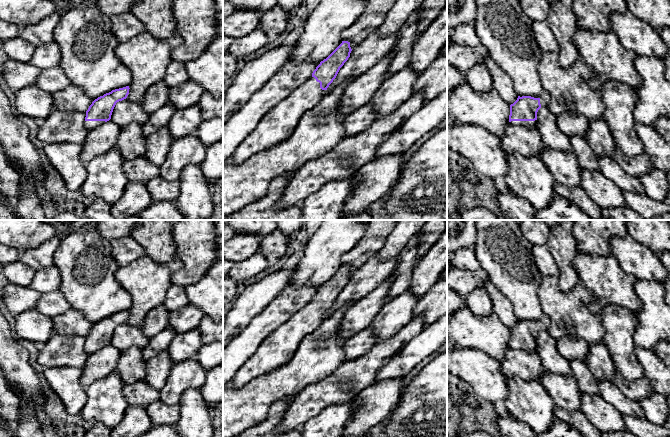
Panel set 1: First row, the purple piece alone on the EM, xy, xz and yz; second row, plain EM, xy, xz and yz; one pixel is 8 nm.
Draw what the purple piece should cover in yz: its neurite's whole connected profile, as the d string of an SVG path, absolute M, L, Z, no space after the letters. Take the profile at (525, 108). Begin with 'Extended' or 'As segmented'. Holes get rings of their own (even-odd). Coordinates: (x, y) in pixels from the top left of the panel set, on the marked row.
Extended. M475 0L476 15L473 22L481 45L485 46L490 58L503 69L514 85L514 90L518 95L517 100L510 105L509 123L511 125L523 125L530 129L537 130L537 112L543 106L548 106L550 98L546 95L546 90L538 73L538 64L542 57L534 33L531 29L532 20L522 11L519 0Z

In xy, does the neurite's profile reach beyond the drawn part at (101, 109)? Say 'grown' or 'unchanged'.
grown

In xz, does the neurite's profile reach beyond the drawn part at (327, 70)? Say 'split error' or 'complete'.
split error

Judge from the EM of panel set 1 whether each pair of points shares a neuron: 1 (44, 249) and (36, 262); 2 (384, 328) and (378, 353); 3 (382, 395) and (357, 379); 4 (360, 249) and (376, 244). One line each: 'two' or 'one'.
1: one
2: two
3: two
4: one

